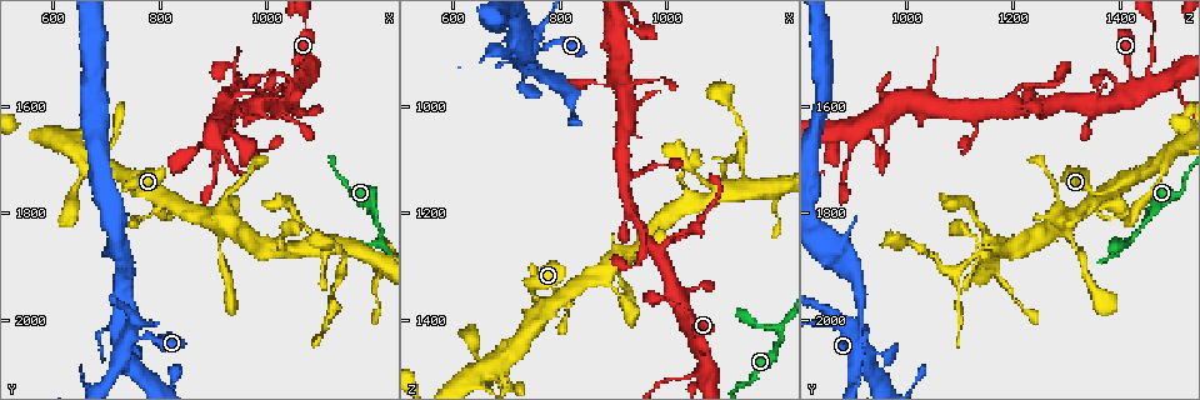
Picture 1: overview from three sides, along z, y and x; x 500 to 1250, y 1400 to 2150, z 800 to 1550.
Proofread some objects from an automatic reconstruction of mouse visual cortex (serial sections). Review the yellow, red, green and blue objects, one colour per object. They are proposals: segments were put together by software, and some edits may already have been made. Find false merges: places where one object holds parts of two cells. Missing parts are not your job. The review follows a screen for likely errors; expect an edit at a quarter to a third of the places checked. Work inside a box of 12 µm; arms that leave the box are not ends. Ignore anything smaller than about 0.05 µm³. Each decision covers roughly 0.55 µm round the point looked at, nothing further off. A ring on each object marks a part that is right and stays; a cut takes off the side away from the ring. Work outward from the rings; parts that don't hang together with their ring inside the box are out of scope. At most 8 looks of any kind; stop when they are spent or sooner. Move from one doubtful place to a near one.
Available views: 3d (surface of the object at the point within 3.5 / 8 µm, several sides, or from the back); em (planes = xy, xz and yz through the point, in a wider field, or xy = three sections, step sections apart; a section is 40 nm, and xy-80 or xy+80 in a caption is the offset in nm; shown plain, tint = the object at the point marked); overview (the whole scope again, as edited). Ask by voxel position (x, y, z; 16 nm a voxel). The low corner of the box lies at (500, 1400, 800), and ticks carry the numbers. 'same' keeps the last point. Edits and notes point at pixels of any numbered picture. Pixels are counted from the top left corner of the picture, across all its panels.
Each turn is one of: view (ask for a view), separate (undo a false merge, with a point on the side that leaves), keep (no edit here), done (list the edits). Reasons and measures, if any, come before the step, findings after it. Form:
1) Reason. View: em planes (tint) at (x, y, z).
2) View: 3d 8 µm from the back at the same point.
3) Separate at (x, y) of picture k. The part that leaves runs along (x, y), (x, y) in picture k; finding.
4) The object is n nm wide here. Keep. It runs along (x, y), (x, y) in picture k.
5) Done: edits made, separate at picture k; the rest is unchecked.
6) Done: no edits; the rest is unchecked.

Arms part here. View: 3d 3.5 µm from the back at (1135, 1905, 1095).

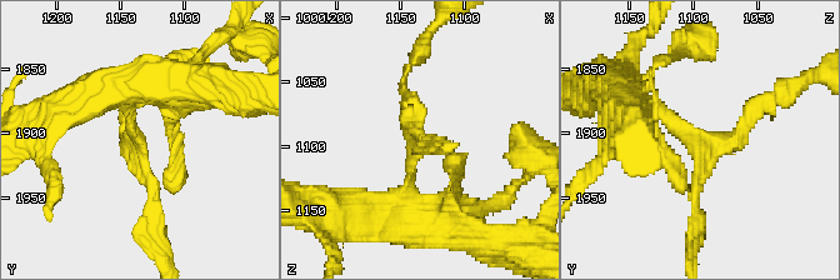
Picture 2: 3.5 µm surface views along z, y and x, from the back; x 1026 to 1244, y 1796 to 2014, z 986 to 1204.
3 arms meet here; the arms are 150, 150, 200 nm wide; shape alone is not enough. View: em xy step 5 (plain) at (1138, 1906, 1096).

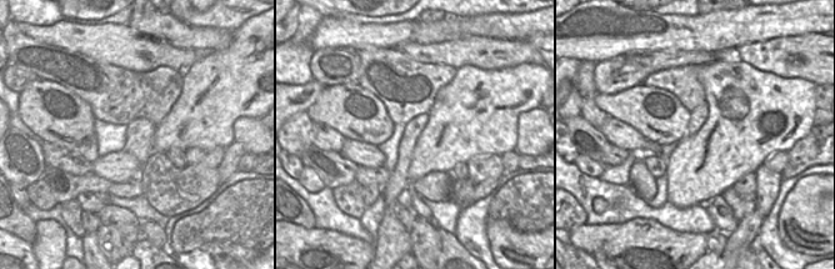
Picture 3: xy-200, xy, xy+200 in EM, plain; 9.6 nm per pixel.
View: em xy step 5 (tint) at the same point.

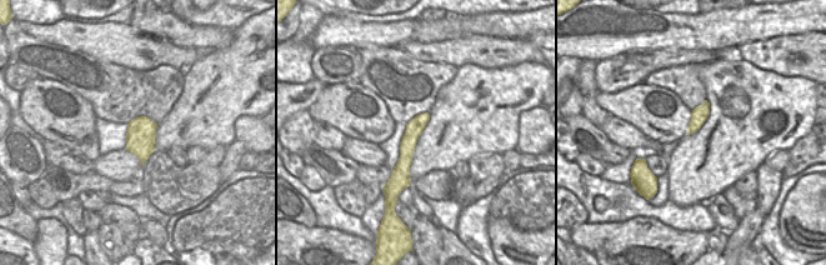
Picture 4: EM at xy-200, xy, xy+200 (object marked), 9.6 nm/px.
Keep. It runs along (634, 94), (698, 140), (733, 140), (759, 105) in picture 2; continuous, no second cell.

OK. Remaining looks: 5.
Four or more arms meet. View: 3d 3.5 µm at (745, 2030, 895).

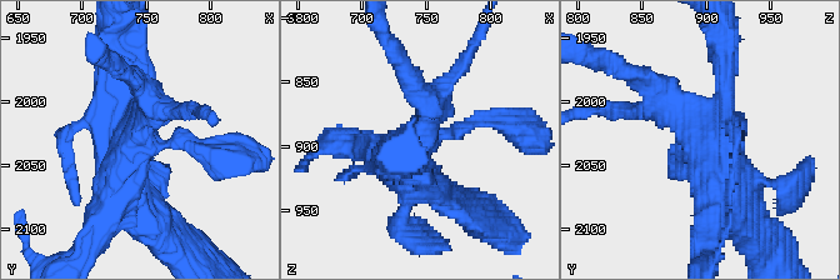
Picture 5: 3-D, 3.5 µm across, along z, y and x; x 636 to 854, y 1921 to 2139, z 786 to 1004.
View: em xy step 1 (tint) at (744, 2024, 896).

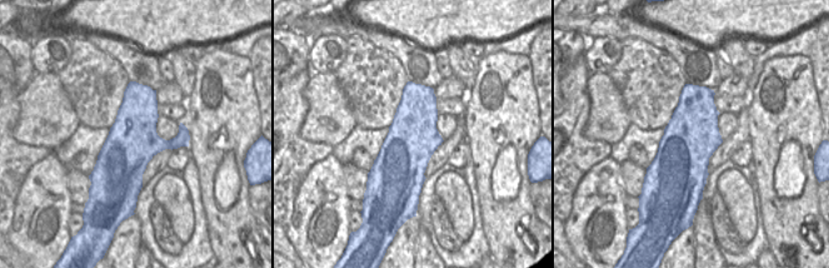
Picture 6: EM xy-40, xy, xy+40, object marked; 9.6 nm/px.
Separate at (725, 100) of picture 5. The part that leaves runs along (710, 123), (724, 106), (724, 34) in picture 5; a second cell is stuck on.

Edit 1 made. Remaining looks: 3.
Three-way junction. View: 3d 8 µm at (1205, 1850, 1425).

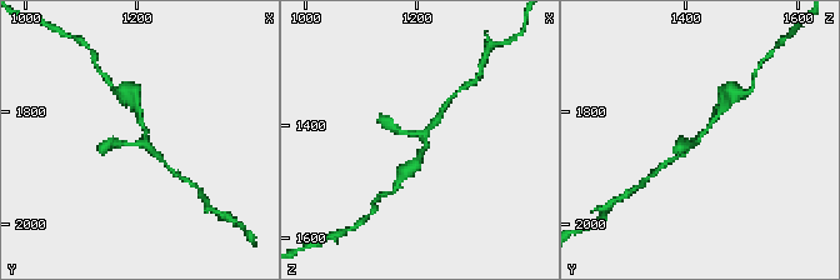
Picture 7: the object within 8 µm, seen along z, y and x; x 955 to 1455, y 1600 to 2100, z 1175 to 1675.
View: 3d 3.5 µm at (1210, 1855, 1420).

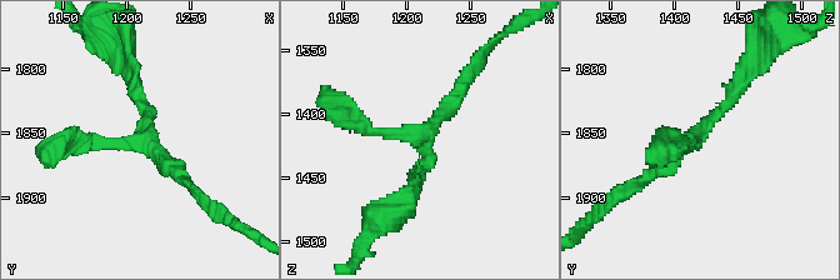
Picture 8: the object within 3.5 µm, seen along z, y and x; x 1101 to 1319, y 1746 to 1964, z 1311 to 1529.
The arms are 200, 200, 200 nm wide. Keep. One cell here.

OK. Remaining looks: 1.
Done: edits made, separate at picture 5; the rest is unchecked.

